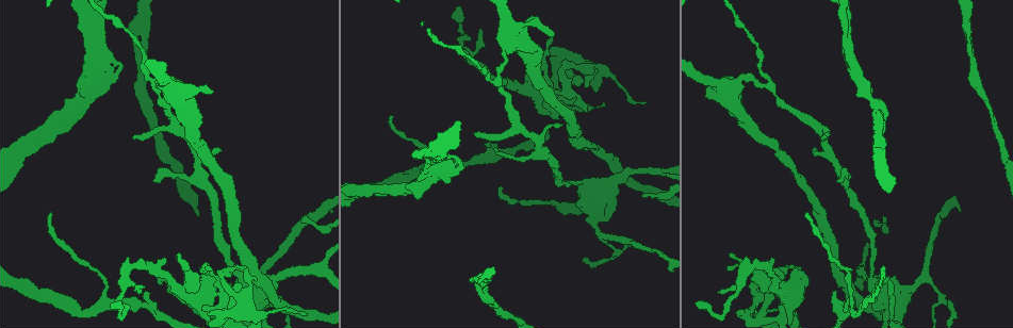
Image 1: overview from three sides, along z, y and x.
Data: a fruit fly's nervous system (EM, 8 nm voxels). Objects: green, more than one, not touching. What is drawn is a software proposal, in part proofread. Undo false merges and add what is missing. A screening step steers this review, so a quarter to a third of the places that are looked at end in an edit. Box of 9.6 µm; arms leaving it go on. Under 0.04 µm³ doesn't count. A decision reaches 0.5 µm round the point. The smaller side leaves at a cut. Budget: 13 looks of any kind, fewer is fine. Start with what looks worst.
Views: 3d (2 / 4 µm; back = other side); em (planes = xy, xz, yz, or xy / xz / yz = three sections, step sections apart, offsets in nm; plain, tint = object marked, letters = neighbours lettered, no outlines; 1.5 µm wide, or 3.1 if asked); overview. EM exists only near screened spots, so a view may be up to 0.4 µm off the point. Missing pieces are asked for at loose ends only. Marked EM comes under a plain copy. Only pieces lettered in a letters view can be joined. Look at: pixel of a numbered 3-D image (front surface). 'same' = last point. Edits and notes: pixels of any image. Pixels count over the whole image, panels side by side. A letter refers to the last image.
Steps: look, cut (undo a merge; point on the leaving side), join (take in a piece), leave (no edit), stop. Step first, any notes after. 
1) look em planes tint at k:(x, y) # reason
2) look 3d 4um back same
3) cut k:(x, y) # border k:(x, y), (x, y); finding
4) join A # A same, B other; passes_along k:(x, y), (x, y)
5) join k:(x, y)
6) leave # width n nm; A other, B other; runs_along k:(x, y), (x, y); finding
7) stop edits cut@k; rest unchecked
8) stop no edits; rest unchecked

look em xz step 8 tint at 1:(218, 151) # branch stops here

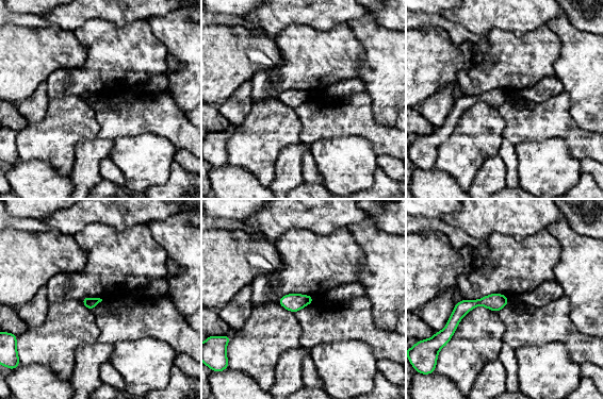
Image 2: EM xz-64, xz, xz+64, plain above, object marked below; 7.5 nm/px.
look em planes letters same

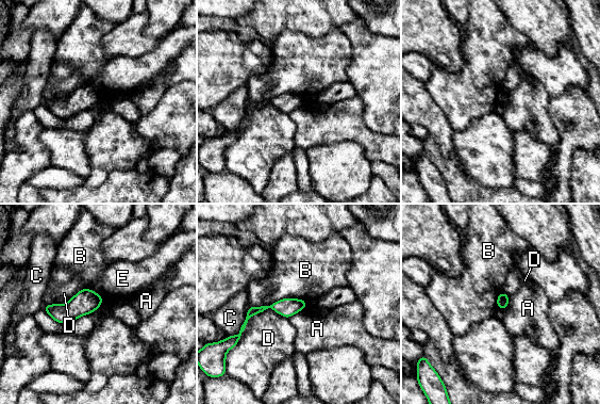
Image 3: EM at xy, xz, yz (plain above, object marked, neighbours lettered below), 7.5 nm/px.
leave # width 90 nm; A other, B other, C other, D other, E other; border 3:(306, 305), (288, 318); no lettered piece goes on from it

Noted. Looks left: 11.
look 3d 4um at 1:(820, 137) # free end

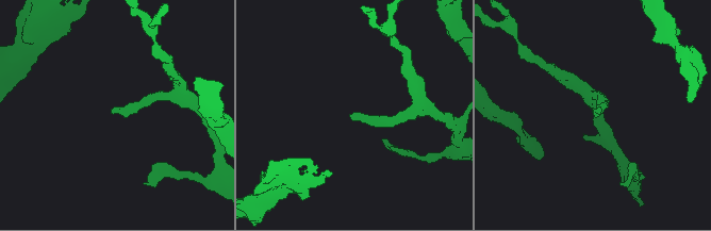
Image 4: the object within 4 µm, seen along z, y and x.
look em xz step 8 tint at 4:(111, 109)

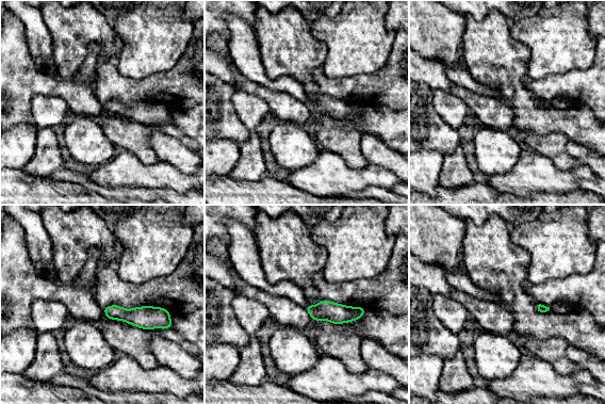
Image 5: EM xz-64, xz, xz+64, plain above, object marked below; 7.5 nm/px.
look em planes letters same

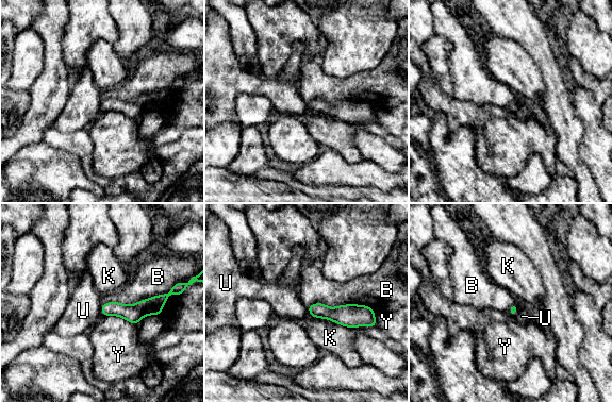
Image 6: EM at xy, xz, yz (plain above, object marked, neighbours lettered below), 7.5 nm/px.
leave # B other, K other, U other, Y other; border 6:(174, 285), (135, 303), (101, 306); none of them fits

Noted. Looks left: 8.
look em yz step 4 tint at 1:(805, 215) # end of a long branch

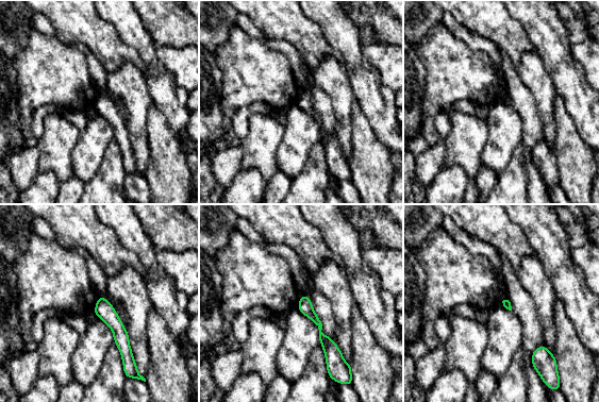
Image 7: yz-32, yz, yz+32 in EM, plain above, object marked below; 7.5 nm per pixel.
look em planes letters same

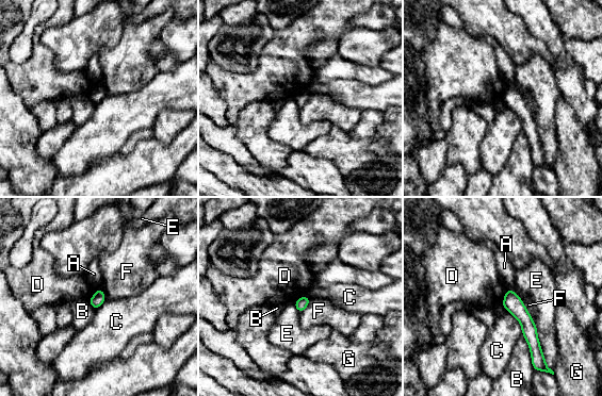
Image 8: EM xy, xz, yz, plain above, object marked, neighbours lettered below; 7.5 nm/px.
leave # longest_contact E 320 nm; A other, B other, C other, D other, E other, F other, G other; runs_along 8:(509, 292), (538, 355); no lettered piece goes on from it

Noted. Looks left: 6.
look 3d 2um at 1:(573, 181) # calibre changes

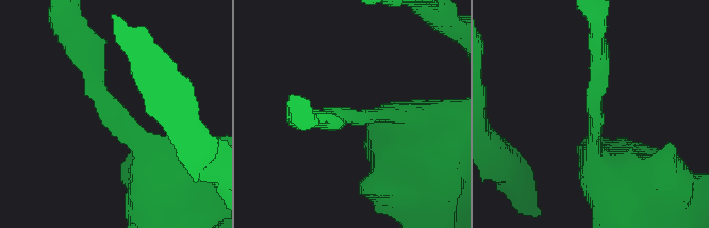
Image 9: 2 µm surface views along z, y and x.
look em xz step 4 letters at 9:(116, 116) # arm_widths 190, 550 nm; now the EM

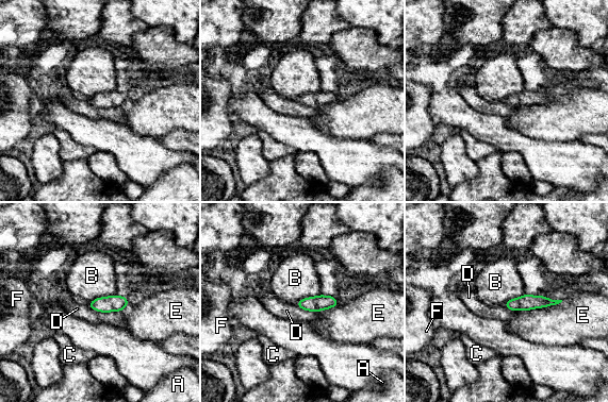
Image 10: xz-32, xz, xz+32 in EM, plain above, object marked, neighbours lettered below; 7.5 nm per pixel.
leave # width 70 nm; A other, B other, C other, D other, E other, F other; runs_along 10:(553, 302), (507, 304); one neuron here

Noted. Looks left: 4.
look em planes tint at 1:(471, 278) # branch stops here

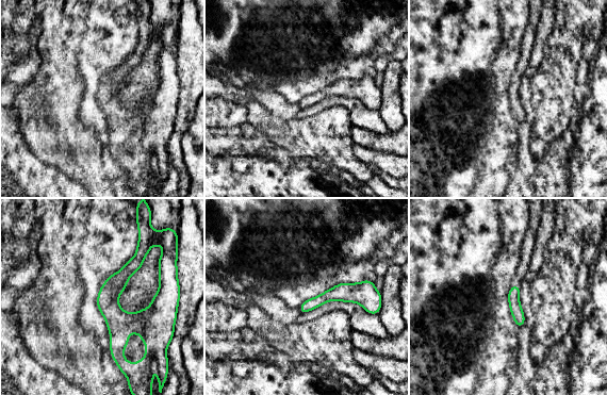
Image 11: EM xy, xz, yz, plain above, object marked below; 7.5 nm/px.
look em planes letters same

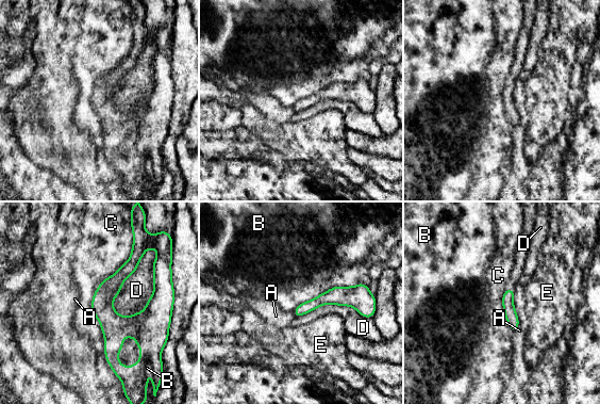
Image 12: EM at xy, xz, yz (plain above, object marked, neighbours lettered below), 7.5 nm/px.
leave # longest_contact D 550 nm; A other, B other, C other, D other, E other; runs_along 12:(161, 299), (113, 341), (113, 365); none of them fits

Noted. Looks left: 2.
stop no edits; rest unchecked

